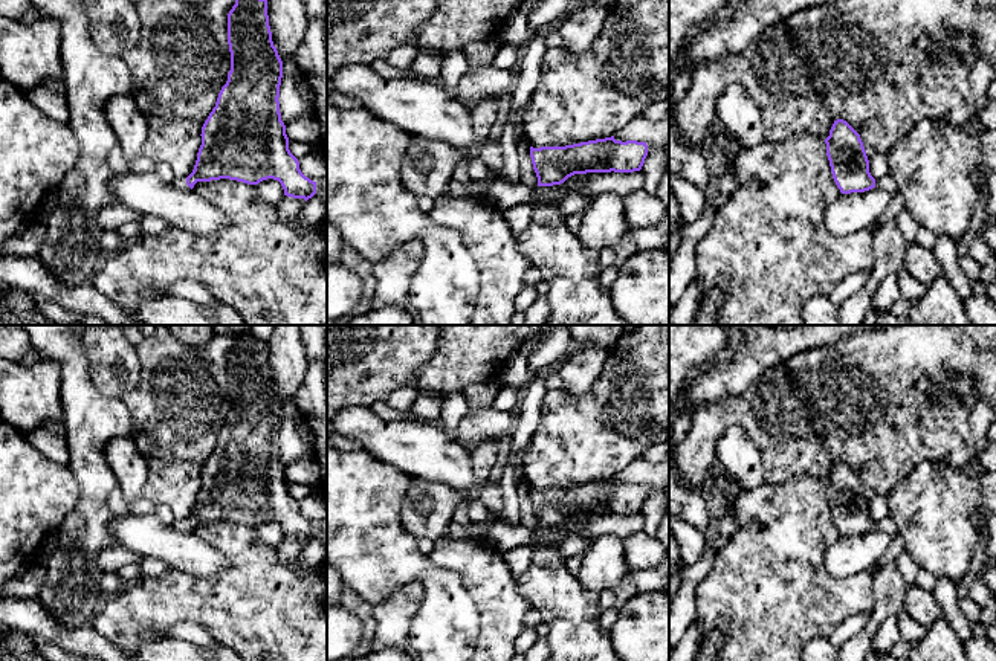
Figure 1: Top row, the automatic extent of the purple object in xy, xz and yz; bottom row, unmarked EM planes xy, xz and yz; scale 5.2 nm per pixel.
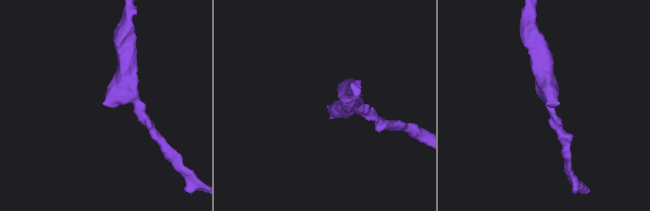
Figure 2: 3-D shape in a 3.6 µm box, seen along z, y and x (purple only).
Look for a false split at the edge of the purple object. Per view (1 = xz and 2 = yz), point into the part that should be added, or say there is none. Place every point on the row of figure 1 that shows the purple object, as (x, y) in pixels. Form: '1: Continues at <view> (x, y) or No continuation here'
1: No continuation here
2: No continuation here

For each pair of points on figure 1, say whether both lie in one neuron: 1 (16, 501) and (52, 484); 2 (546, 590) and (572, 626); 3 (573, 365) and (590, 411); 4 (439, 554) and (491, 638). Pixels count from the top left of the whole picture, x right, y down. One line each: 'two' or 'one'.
1: one
2: one
3: two
4: one

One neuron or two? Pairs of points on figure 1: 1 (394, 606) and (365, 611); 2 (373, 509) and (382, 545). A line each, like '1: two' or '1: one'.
1: two
2: one

